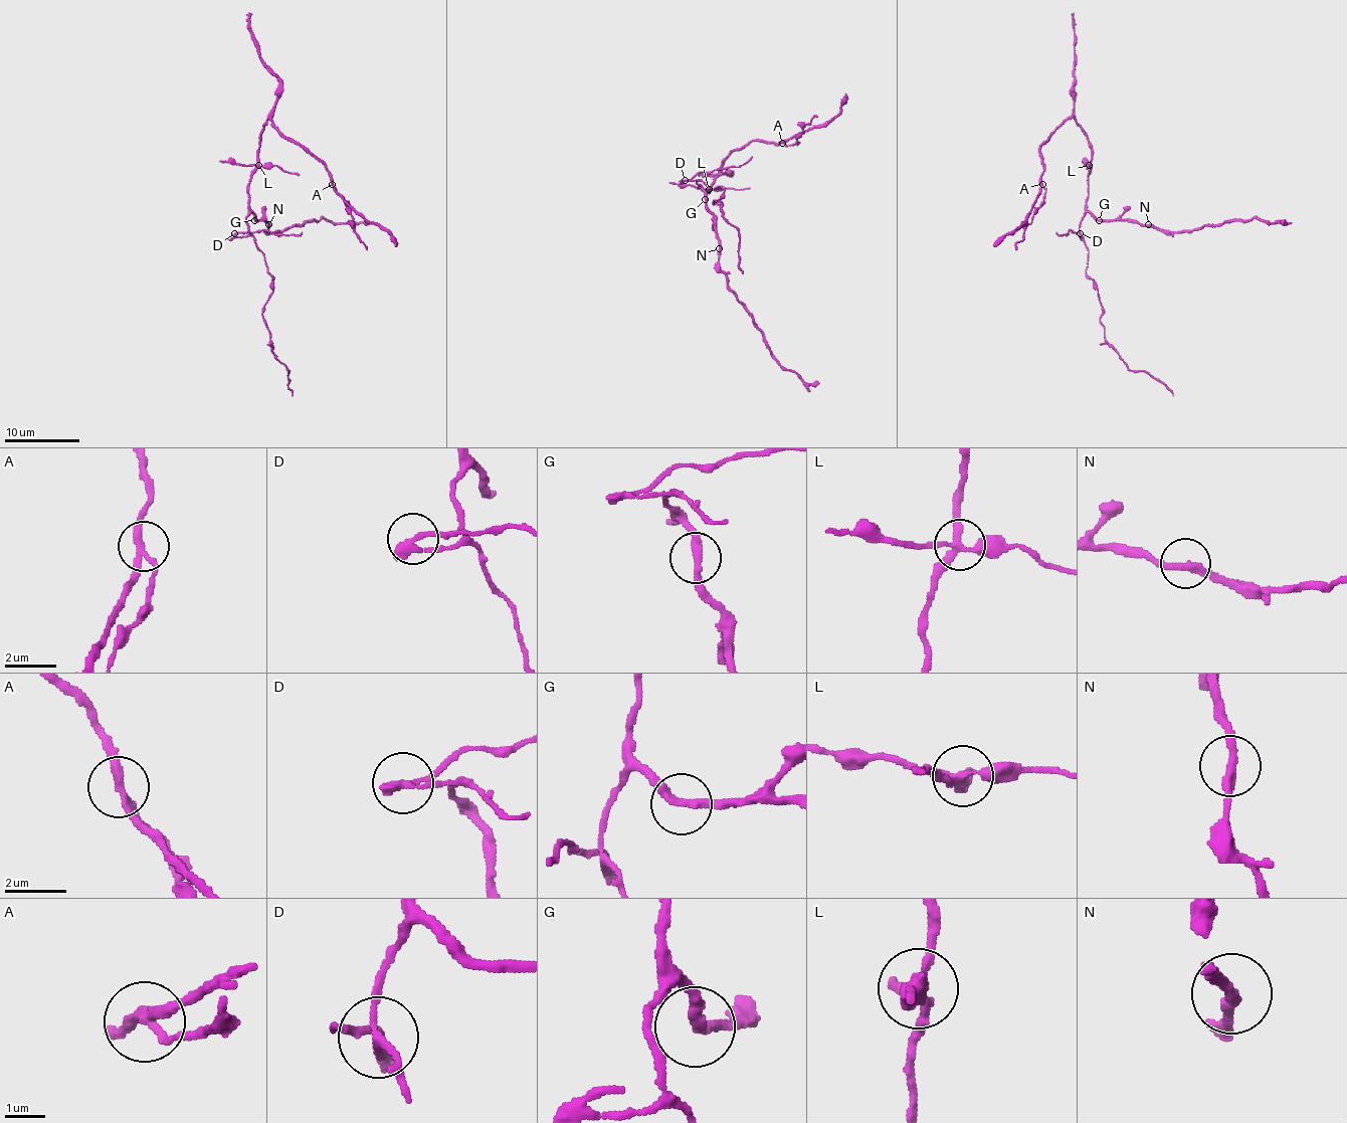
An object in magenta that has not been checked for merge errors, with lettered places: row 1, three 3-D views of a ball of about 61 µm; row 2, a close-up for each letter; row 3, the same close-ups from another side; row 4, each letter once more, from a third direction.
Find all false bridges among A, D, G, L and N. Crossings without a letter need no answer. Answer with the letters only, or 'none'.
A, D, L

